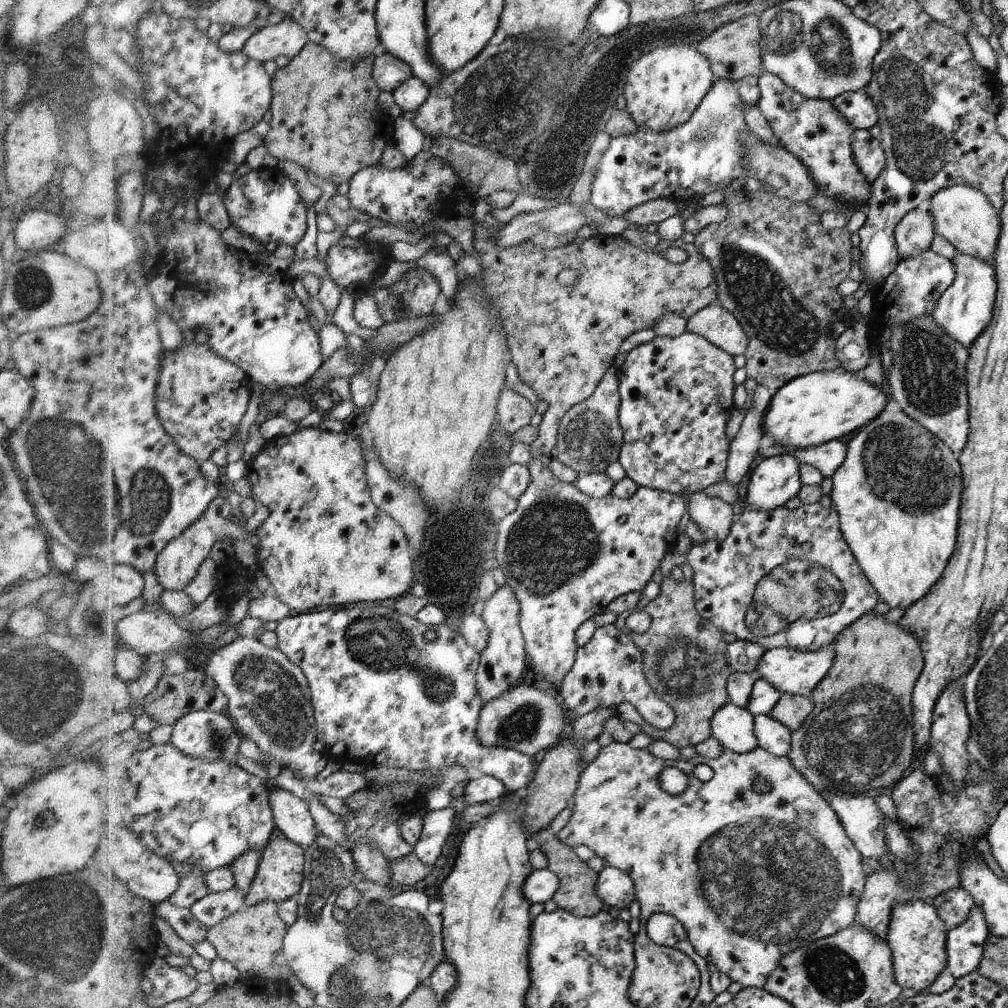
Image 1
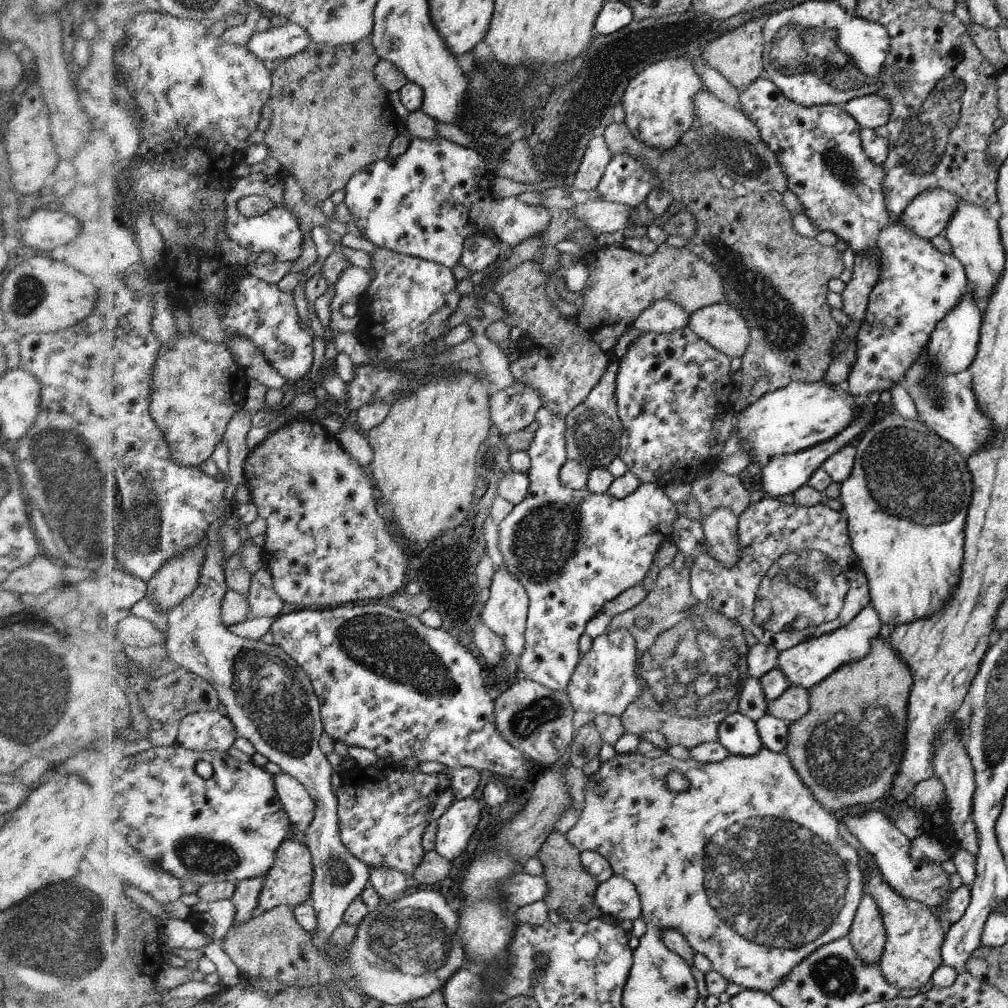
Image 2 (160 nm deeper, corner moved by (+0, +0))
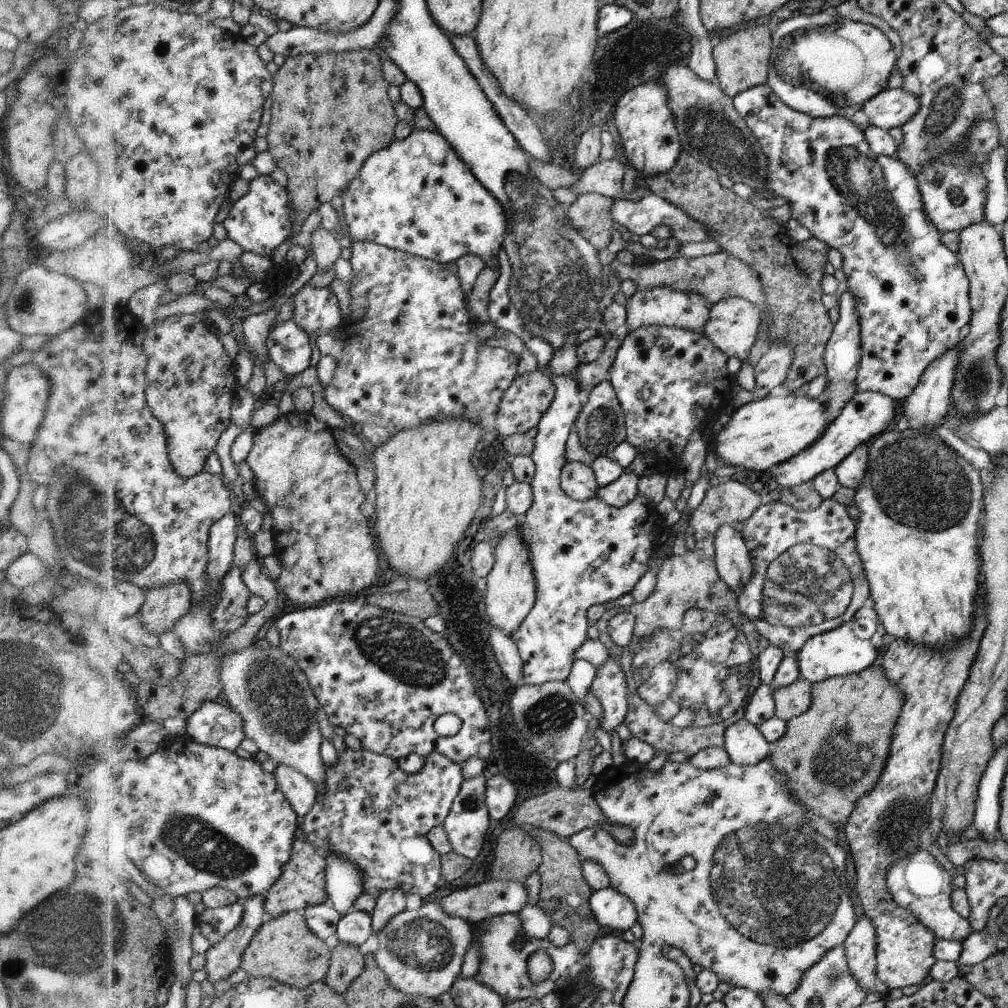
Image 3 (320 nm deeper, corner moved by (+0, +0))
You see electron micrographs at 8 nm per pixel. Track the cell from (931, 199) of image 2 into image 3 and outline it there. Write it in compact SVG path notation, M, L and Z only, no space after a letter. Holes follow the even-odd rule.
M986 117L976 121L974 128L967 132L961 149L955 153L944 153L939 160L924 165L917 174L927 217L942 234L946 231L960 232L985 220L988 179L983 173L983 166L991 157L991 152L1000 146L999 136L999 123L995 118Z

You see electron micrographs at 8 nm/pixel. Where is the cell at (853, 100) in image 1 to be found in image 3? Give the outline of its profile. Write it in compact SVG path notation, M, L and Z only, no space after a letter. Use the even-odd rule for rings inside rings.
M902 87L886 88L876 98L871 98L863 106L868 122L875 127L886 130L903 127L919 113L922 106L921 98L914 93L905 91Z

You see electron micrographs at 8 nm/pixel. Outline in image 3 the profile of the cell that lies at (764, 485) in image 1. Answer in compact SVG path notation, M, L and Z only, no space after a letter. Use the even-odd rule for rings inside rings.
M859 391L843 408L840 416L830 422L828 429L814 445L804 449L795 457L775 466L773 477L784 488L811 481L818 473L835 469L857 446L868 444L870 440L886 431L896 417L896 401L882 393Z

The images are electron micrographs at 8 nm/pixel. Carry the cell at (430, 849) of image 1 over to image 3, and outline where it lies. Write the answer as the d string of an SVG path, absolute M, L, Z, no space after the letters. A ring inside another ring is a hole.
M484 775L463 779L459 793L451 804L448 816L441 824L446 831L450 844L455 853L468 858L476 858L484 846L486 830L490 828L490 815L485 801L487 779Z

